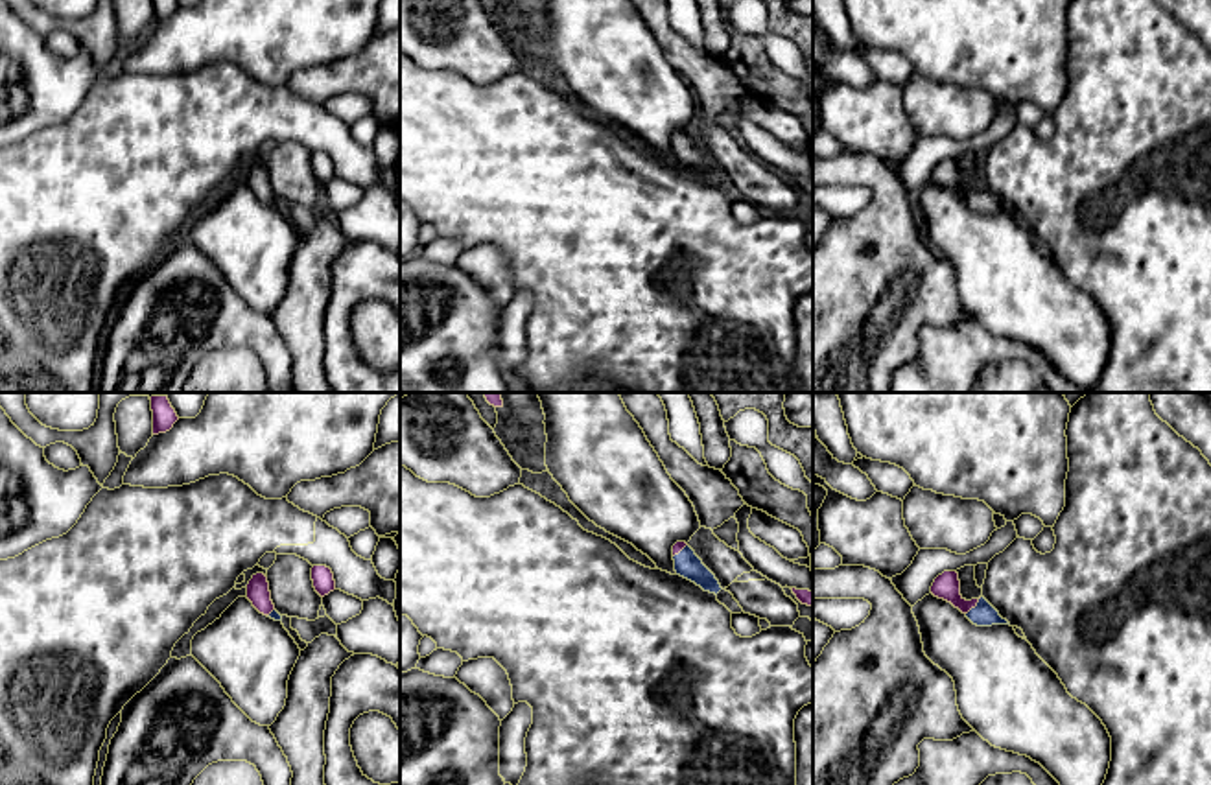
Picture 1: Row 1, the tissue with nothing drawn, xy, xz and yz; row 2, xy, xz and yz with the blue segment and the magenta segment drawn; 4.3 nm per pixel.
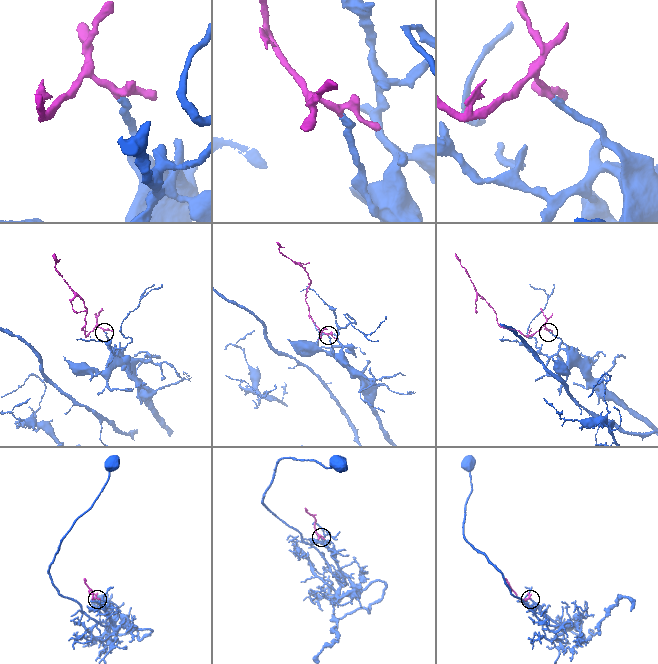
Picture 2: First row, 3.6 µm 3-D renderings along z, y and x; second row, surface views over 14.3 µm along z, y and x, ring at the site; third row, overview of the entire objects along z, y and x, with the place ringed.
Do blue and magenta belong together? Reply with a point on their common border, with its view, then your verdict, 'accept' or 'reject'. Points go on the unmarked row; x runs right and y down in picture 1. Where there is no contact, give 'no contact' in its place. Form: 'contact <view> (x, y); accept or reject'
contact yz (975, 194); accept

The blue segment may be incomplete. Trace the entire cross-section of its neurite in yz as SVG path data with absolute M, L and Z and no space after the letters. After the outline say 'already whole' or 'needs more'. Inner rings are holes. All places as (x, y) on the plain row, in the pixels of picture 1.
M944 158L938 162L931 173L931 181L951 190L977 214L1010 212L984 184L966 188L960 182L960 168L957 158Z | needs more

